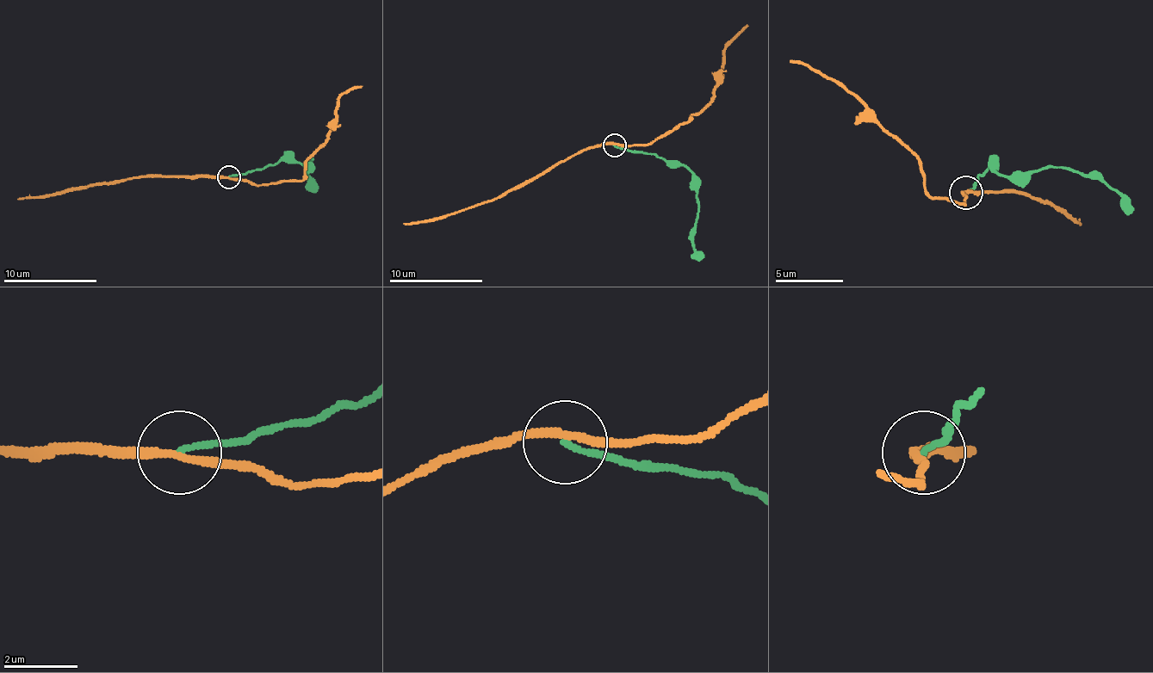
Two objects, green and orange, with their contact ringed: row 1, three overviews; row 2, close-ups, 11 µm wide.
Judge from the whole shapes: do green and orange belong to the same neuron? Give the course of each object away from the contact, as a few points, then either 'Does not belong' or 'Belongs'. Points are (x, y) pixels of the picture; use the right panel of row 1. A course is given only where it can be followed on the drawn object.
Course of green: (966, 192), (987, 168), (1011, 175), (1072, 168), (1099, 175), (1112, 188), (1130, 215). Course of orange: (963, 192), (963, 205), (932, 199), (926, 192), (922, 164), (864, 107), (831, 80), (790, 59). Does not belong

